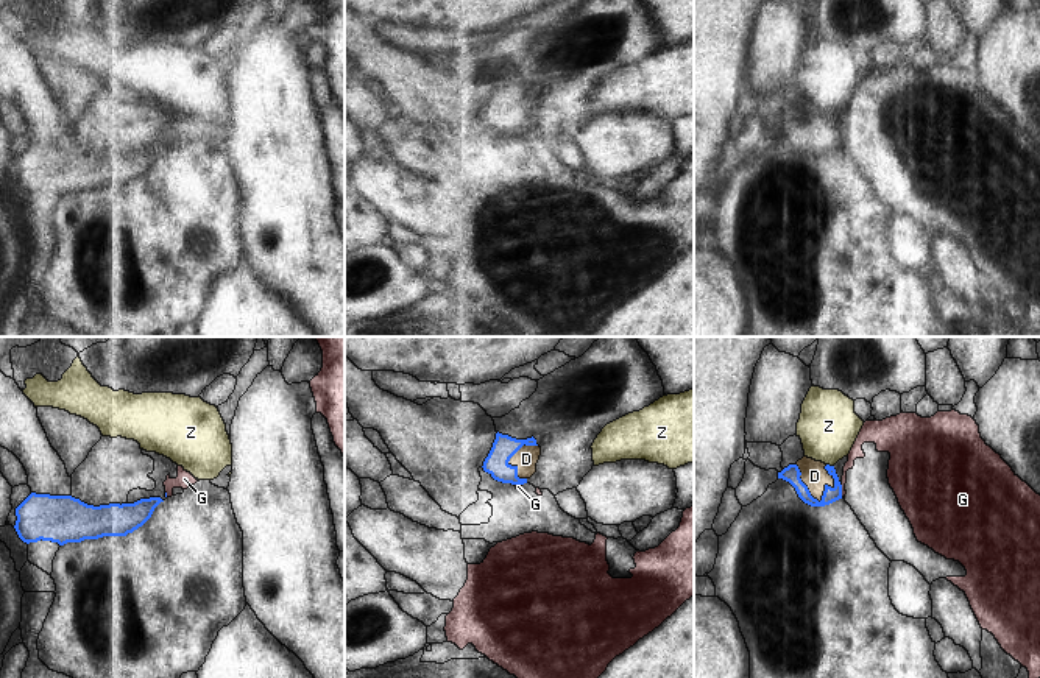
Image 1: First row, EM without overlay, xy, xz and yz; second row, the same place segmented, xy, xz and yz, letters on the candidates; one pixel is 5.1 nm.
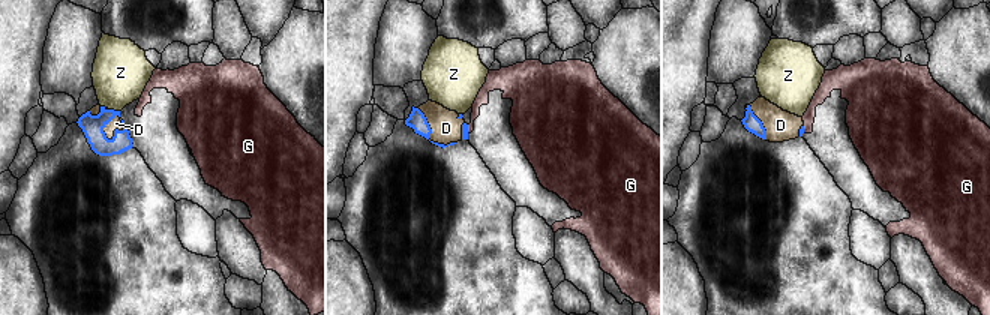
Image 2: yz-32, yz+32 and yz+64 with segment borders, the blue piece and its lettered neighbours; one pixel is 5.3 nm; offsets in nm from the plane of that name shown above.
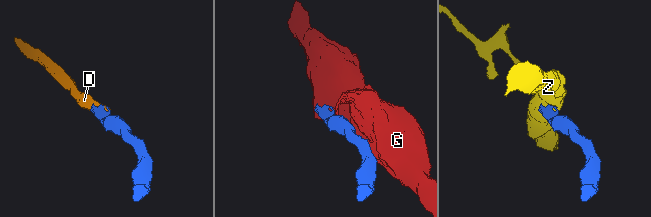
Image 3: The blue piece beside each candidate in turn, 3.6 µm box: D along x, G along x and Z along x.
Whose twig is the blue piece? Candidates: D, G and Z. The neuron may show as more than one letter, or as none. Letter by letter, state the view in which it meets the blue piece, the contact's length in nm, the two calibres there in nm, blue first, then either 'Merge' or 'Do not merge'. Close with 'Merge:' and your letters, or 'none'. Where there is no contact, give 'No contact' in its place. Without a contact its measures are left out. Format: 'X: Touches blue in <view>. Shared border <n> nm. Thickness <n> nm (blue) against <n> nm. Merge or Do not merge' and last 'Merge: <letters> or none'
D: Touches blue in yz. Shared border 240 nm. Thickness 90 nm (blue) against 140 nm. Merge
G: Touches blue in yz. Shared border 60 nm. Thickness 80 nm (blue) against 70 nm. Do not merge
Z: Touches blue in yz. Shared border 40 nm. Thickness 90 nm (blue) against 300 nm. Do not merge
Merge: D.

